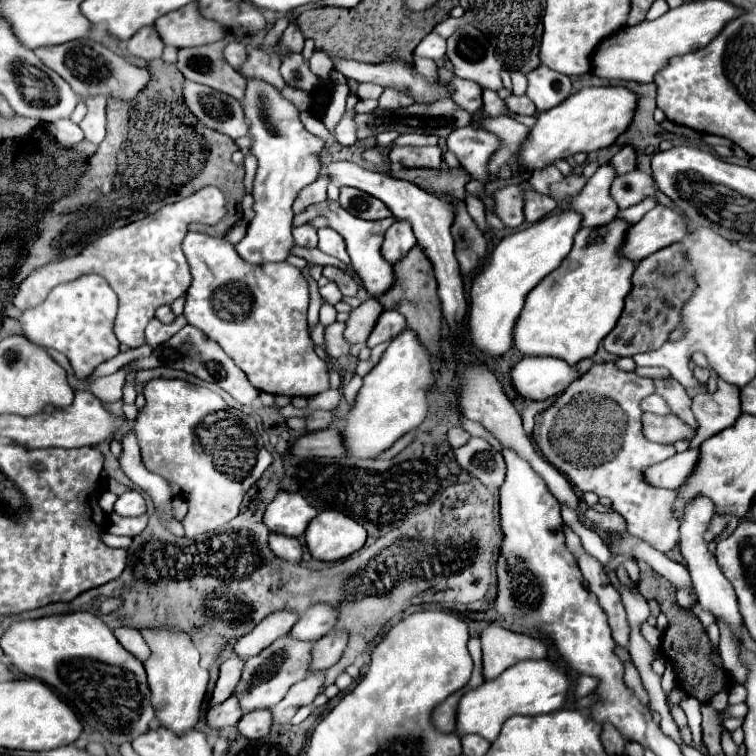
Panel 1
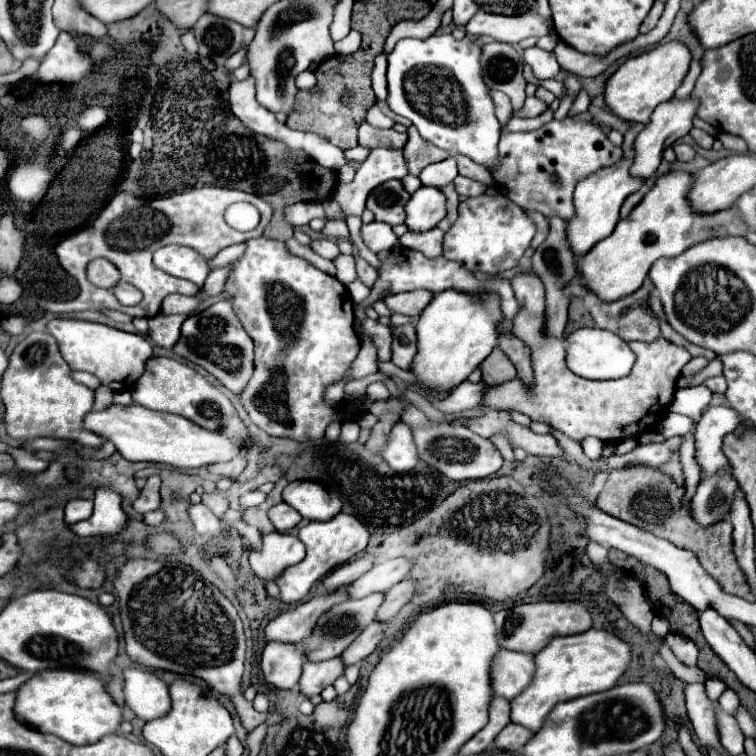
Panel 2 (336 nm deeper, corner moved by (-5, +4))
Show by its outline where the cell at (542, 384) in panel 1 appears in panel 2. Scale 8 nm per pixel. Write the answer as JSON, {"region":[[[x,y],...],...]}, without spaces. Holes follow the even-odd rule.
{"region":[[[598,327],[594,329],[578,329],[566,337],[566,367],[576,373],[578,377],[590,379],[590,381],[610,381],[620,379],[626,373],[630,373],[634,365],[634,353],[630,351],[628,343],[622,341],[614,333],[606,333]]]}

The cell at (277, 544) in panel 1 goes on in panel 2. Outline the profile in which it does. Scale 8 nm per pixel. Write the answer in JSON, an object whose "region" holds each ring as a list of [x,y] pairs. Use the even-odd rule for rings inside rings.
{"region":[[[286,503],[274,505],[274,507],[268,511],[268,517],[270,517],[270,521],[272,521],[272,525],[276,527],[278,533],[288,533],[288,531],[292,531],[292,529],[302,521],[300,513],[294,511],[294,509],[292,509],[290,505],[286,505]]]}

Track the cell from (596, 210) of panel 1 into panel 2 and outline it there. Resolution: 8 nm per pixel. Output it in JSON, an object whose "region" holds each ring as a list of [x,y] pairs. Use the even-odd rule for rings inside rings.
{"region":[[[688,97],[684,101],[666,101],[654,109],[650,123],[634,139],[634,153],[630,155],[632,157],[632,165],[630,165],[632,177],[646,181],[648,177],[654,175],[654,171],[658,169],[658,165],[662,161],[664,149],[670,147],[672,143],[676,143],[680,137],[688,135],[688,131],[692,129],[692,119],[696,115],[696,107],[698,107],[698,103]]]}

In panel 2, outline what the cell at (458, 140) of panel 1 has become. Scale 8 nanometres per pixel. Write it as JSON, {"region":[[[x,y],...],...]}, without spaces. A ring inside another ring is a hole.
{"region":[[[554,119],[534,131],[502,133],[498,157],[498,167],[492,177],[500,187],[500,193],[522,209],[540,211],[546,217],[558,215],[570,219],[574,215],[572,193],[576,183],[600,169],[616,165],[622,159],[622,149],[614,147],[596,123]]]}

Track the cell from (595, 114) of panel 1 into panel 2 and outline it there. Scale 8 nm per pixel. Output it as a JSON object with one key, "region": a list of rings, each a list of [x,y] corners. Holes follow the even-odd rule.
{"region":[[[674,41],[666,45],[658,45],[656,49],[642,53],[638,57],[630,57],[606,81],[602,91],[604,103],[620,119],[646,125],[650,121],[652,111],[660,103],[672,99],[674,91],[680,87],[684,75],[688,73],[688,65],[690,65],[690,51],[686,49],[686,45]]]}

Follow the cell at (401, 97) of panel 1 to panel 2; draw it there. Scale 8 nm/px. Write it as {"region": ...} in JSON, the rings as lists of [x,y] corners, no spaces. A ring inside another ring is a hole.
{"region":[[[414,125],[408,127],[408,145],[402,149],[402,153],[404,153],[404,159],[406,159],[408,171],[416,177],[420,175],[420,171],[426,165],[444,161],[450,155],[450,153],[438,149],[436,145],[430,145],[426,139],[422,139],[418,129],[414,129]]]}

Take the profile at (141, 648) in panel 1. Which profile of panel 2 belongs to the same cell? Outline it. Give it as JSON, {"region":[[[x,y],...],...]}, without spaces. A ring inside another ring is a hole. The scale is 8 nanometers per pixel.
{"region":[[[124,669],[124,695],[126,705],[144,721],[152,721],[170,711],[168,685],[152,671]]]}

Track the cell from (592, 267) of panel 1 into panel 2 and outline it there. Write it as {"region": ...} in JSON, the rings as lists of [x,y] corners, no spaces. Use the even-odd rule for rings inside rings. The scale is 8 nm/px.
{"region":[[[682,171],[660,177],[644,199],[632,209],[632,213],[618,221],[612,235],[578,259],[576,271],[580,273],[580,281],[598,301],[612,303],[632,295],[640,289],[648,269],[660,257],[680,255],[688,249],[688,245],[710,237],[744,235],[746,227],[738,221],[738,215],[732,209],[726,209],[714,217],[694,217],[694,213],[686,209],[686,185],[690,185],[690,177],[692,175]]]}

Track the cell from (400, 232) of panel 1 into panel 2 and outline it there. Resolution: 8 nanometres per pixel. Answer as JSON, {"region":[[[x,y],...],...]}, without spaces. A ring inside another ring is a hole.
{"region":[[[420,187],[406,203],[406,227],[408,231],[430,231],[446,215],[446,199],[440,189]]]}

